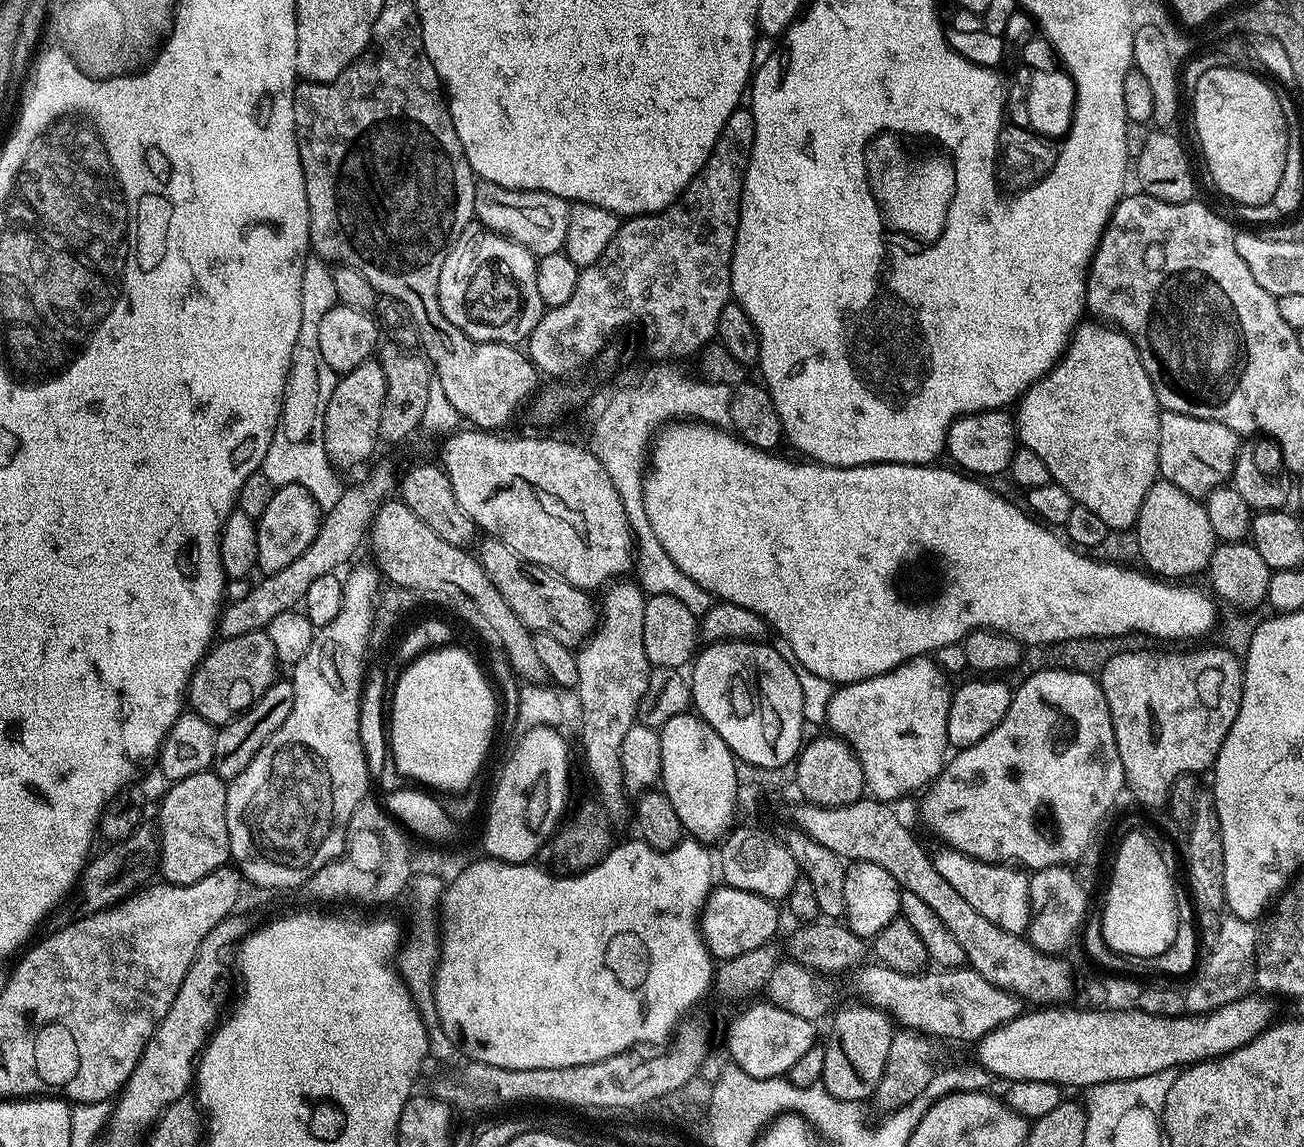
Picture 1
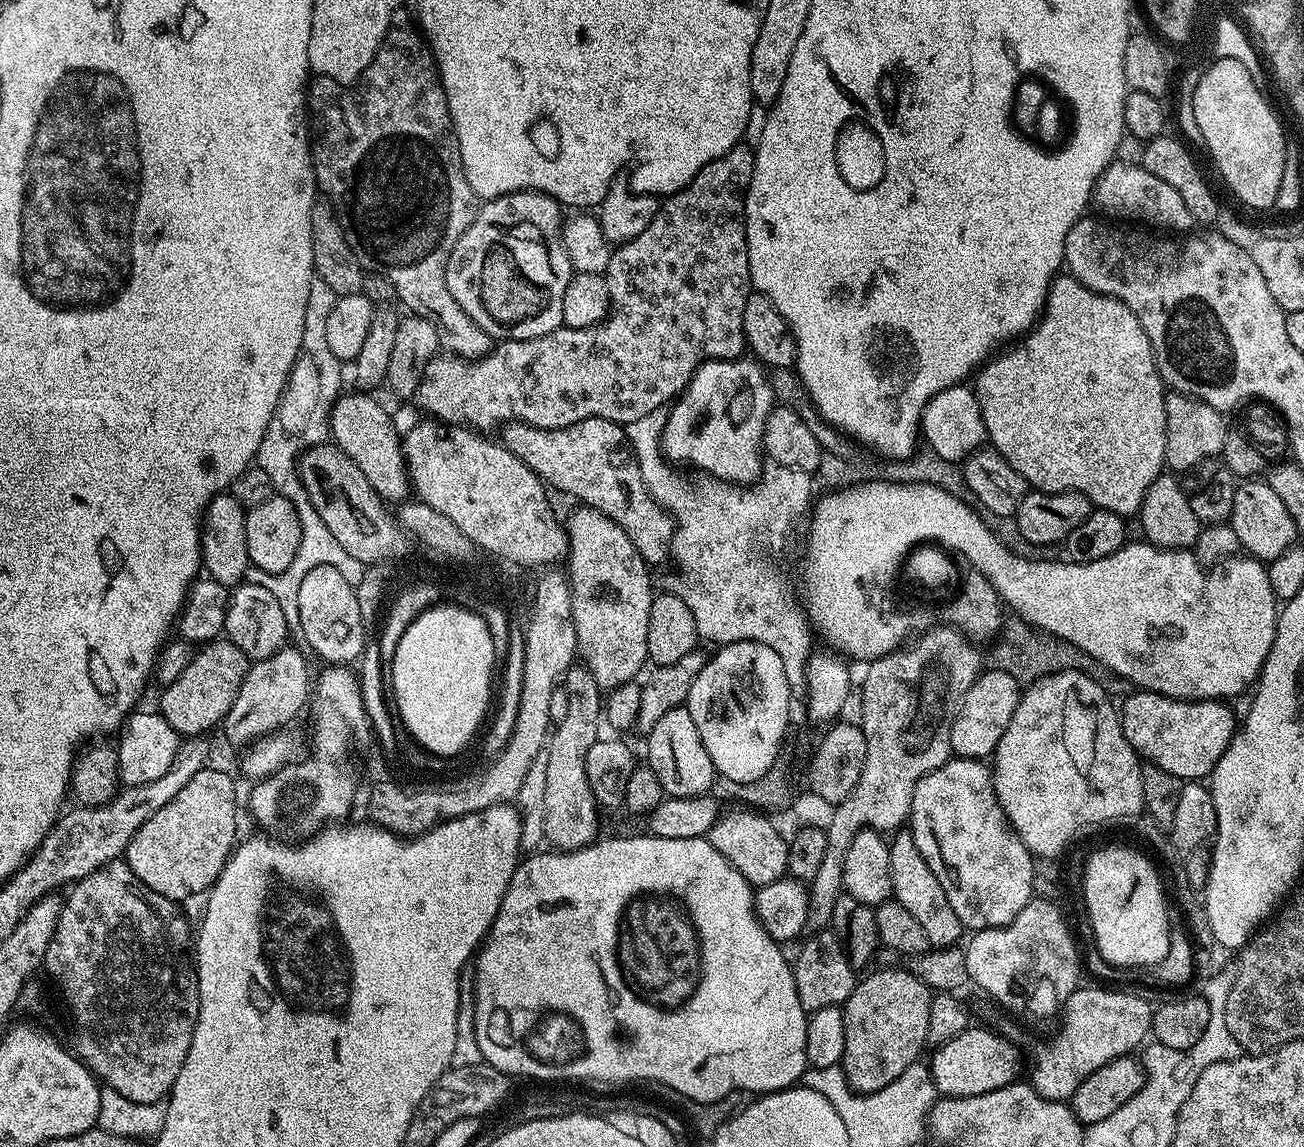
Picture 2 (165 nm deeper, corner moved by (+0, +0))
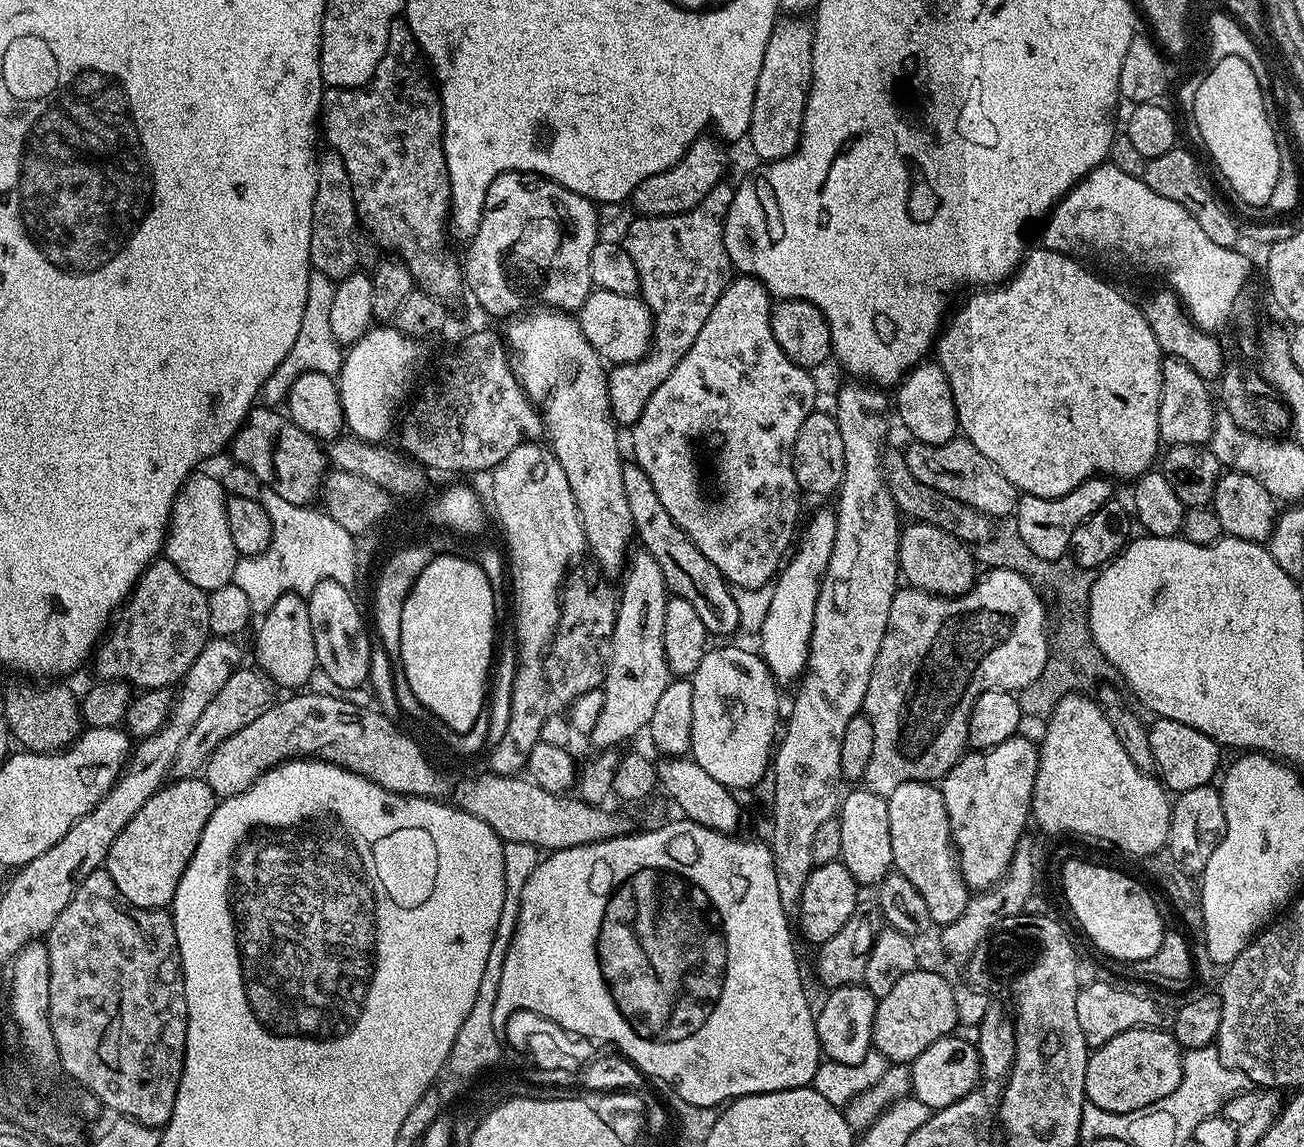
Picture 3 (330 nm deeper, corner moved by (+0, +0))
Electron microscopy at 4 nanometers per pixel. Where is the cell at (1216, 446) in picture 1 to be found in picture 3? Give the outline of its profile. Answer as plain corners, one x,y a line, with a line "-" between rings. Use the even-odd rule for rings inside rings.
1164,356
1161,359
1162,390
1158,406
1158,430
1165,445
1190,446
1207,445
1212,438
1214,418
1217,409
1212,408
1212,396
1208,393
1209,381
1177,356

